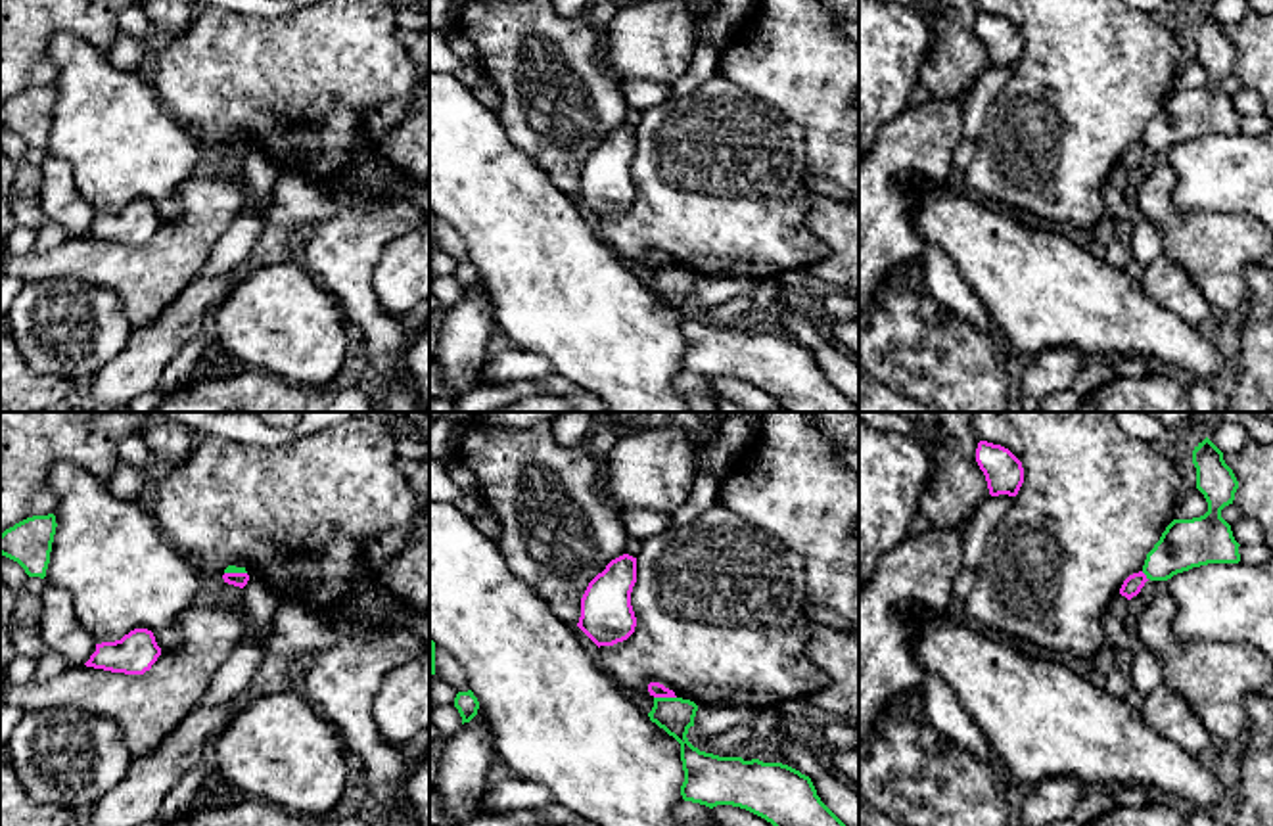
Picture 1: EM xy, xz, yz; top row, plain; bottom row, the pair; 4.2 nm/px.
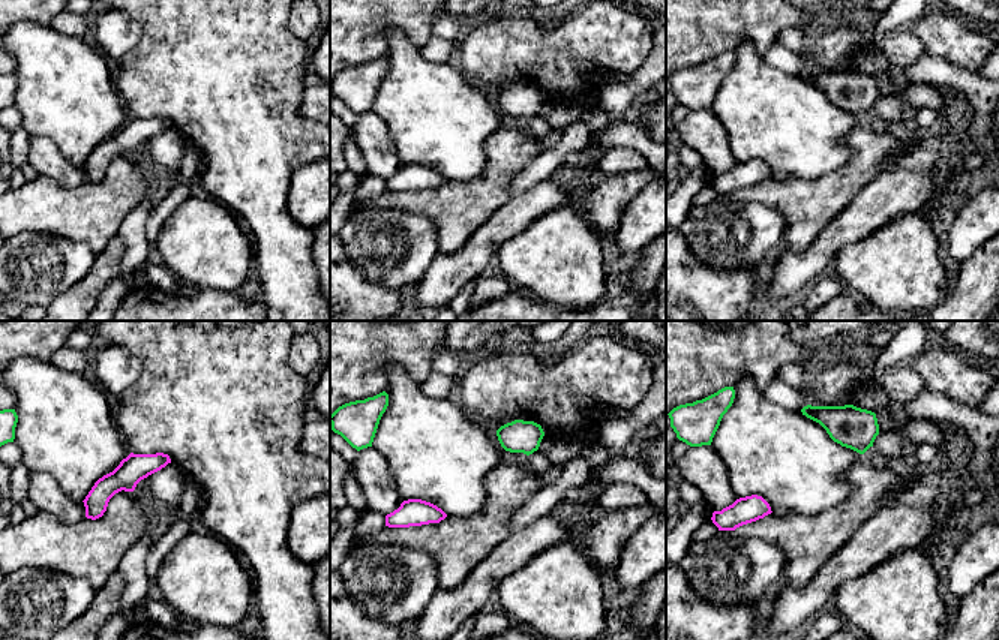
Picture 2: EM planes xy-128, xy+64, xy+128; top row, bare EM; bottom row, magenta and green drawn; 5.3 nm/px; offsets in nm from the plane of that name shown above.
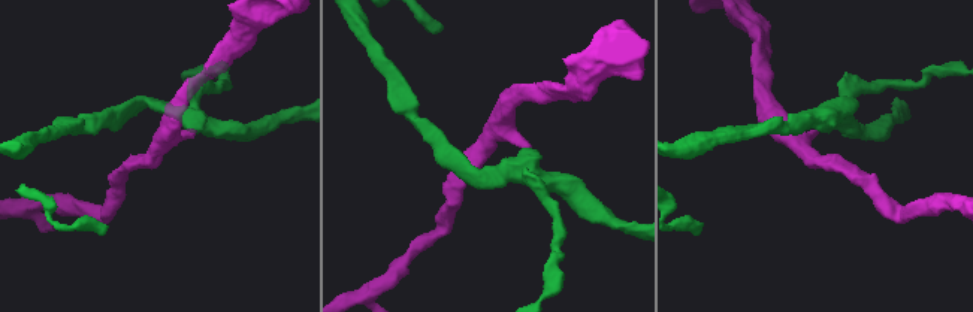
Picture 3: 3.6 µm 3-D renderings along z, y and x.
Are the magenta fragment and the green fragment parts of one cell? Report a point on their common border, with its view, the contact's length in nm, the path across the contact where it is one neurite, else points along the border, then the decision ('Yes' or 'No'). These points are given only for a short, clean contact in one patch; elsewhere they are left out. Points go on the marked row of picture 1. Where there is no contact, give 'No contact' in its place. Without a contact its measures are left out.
Touches magenta at xz (666, 696). Shared border 100 nm. Boundary: xz (654, 696), (675, 698). No

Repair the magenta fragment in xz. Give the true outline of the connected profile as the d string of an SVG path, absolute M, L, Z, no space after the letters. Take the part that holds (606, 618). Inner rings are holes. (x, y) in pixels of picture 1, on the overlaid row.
M636 558L612 560L587 586L577 627L600 648L627 640L636 627L631 592L636 583Z

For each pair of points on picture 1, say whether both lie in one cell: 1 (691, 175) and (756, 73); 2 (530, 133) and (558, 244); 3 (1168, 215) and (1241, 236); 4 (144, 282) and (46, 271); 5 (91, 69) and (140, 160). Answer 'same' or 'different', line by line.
1: different
2: different
3: same
4: same
5: same

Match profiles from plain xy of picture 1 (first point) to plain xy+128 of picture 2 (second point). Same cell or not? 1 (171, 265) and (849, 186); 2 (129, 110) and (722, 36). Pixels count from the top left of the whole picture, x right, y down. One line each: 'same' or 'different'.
1: same
2: different

